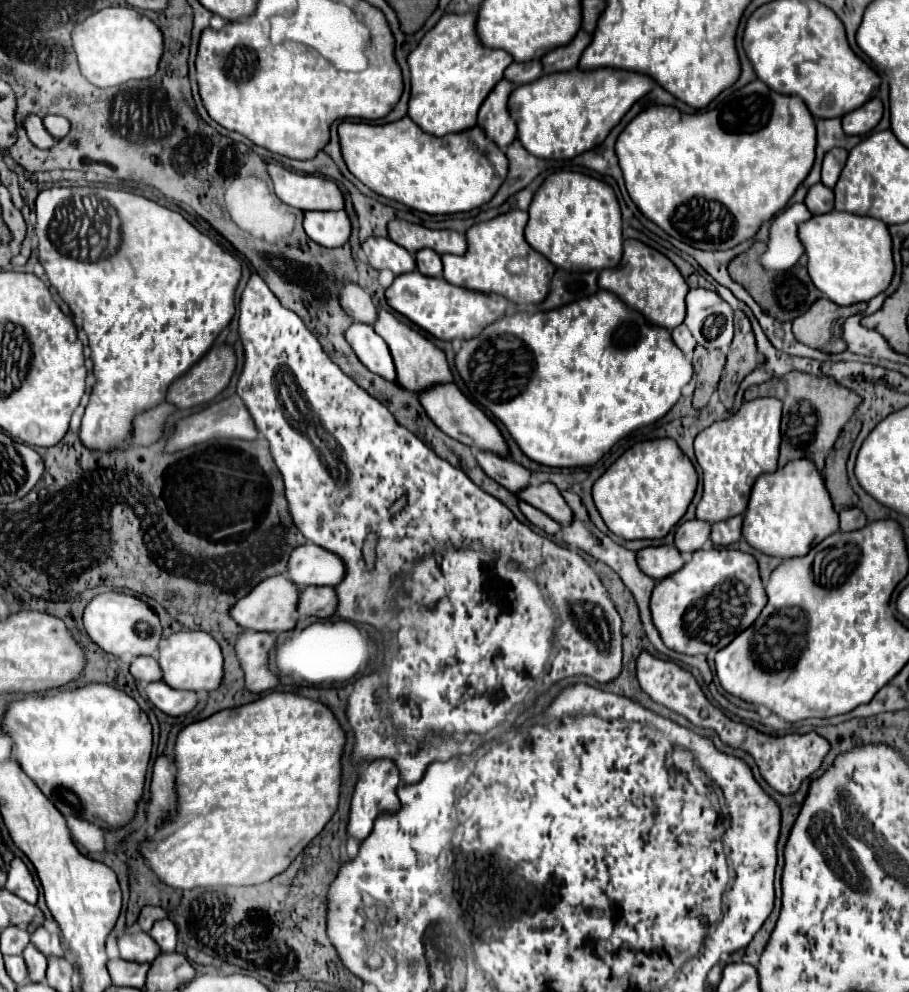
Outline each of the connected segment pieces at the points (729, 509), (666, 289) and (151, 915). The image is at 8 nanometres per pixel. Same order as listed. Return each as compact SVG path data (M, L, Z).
M754 398L738 412L704 428L694 440L694 452L704 472L704 494L696 508L696 518L720 522L744 514L750 490L760 474L776 472L780 448L782 402L778 398Z
M624 240L624 256L620 264L616 268L602 270L598 286L602 290L614 292L628 308L642 312L652 324L672 330L684 322L686 314L684 298L688 294L686 280L664 254L642 244L640 240Z
M144 906L140 912L140 918L138 918L138 924L142 926L144 932L148 932L156 920L162 920L166 916L168 916L168 912L160 906Z

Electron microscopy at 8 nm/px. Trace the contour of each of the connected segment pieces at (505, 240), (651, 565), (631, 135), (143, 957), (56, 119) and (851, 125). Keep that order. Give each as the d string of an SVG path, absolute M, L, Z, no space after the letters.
M510 210L488 222L474 224L466 232L466 242L468 242L466 254L462 256L444 254L442 256L444 278L450 284L462 286L468 290L502 294L508 300L516 302L518 306L540 304L548 294L554 266L524 240L526 222L528 222L528 212Z
M674 544L652 546L638 552L638 566L654 580L662 580L684 566L684 558Z
M754 80L754 82L746 84L740 90L734 90L716 108L706 110L706 112L686 114L686 112L680 112L674 106L652 106L652 108L640 112L624 128L624 132L620 134L620 138L616 142L616 154L618 154L618 160L620 160L620 168L624 172L624 182L626 182L628 194L636 202L636 206L642 210L642 214L646 218L650 218L654 224L658 224L672 238L676 238L680 242L686 242L686 244L690 244L694 248L700 248L700 250L730 250L730 248L738 246L740 242L756 236L760 226L764 222L768 222L776 212L780 212L788 204L788 200L792 198L796 188L810 174L810 168L812 168L814 156L816 156L814 150L816 150L816 122L814 122L814 116L810 114L810 110L806 108L804 100L798 98L798 96L778 94L772 88L768 88L762 80Z
M144 932L134 936L128 936L128 934L120 936L118 948L120 948L120 956L130 962L154 962L154 958L162 954L160 946Z
M46 116L44 126L56 138L64 138L70 132L70 122L64 116Z
M872 98L862 108L856 108L854 112L848 112L842 118L842 128L846 134L866 134L870 132L882 118L884 106L880 98Z

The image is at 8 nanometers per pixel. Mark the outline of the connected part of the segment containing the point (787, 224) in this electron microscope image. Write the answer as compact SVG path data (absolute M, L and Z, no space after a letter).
M792 204L780 212L770 226L768 250L762 254L760 262L766 270L788 270L804 254L804 246L798 238L798 226L810 220L806 204Z

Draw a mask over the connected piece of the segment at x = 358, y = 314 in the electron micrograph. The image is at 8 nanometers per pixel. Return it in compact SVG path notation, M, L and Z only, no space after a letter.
M348 284L340 288L340 304L354 322L374 326L374 322L378 320L378 308L374 306L370 294L358 284Z

